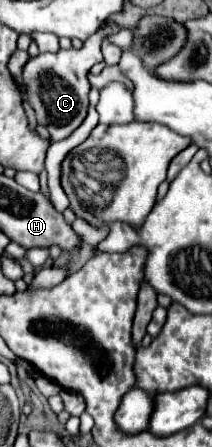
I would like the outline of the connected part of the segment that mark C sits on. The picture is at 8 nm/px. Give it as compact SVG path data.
M110 23L108 26L100 28L91 37L87 37L87 41L83 41L81 49L59 49L57 53L39 53L37 57L29 59L21 71L23 77L23 89L25 95L29 99L29 105L35 111L37 123L47 127L51 141L61 141L65 137L69 137L85 119L87 115L87 93L91 89L87 73L89 69L97 63L103 61L101 55L101 42L105 37L118 33L121 29Z

